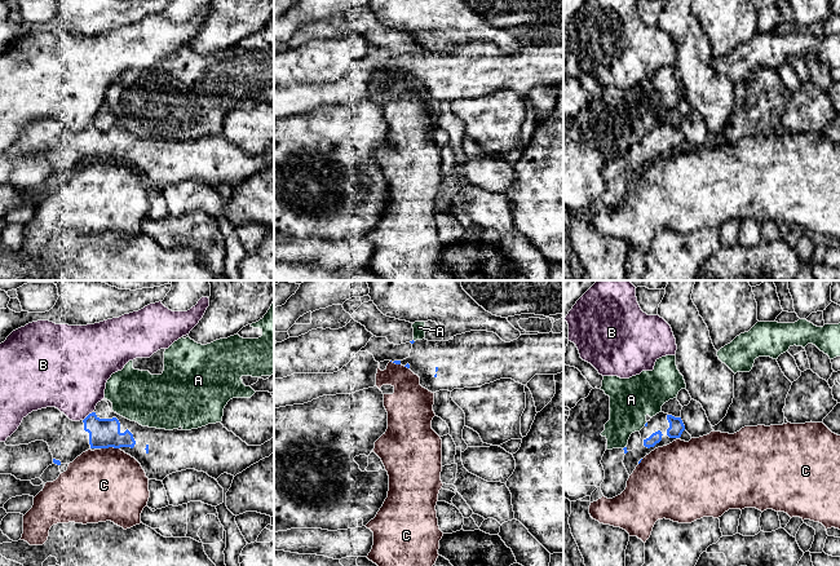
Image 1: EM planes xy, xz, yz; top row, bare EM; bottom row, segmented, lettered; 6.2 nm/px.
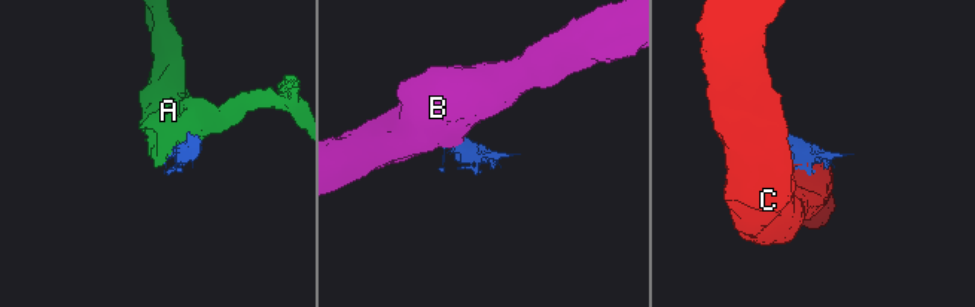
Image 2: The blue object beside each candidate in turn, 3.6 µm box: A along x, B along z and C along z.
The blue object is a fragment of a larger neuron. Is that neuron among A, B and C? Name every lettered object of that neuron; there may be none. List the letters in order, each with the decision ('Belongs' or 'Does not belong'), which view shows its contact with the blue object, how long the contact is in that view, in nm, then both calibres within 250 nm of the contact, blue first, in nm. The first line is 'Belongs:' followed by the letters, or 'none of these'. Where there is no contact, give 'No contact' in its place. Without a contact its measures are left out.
Belongs: none of these
A: Does not belong. Touches blue in yz. Shared border 40 nm. Thickness 20 nm (blue) against 280 nm
B: Does not belong. Touches blue in xy. Shared border 90 nm. Thickness 190 nm (blue) against 420 nm
C: Does not belong. Touches blue in xy. Shared border 120 nm. Thickness 190 nm (blue) against 440 nm

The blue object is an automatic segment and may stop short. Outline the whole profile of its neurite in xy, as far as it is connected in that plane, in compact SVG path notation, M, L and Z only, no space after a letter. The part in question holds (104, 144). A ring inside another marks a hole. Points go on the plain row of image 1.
M56 118L28 124L18 140L6 149L5 155L19 156L35 151L48 154L53 173L57 176L70 174L90 159L120 159L141 174L149 190L156 191L163 191L167 186L186 180L204 182L215 190L224 183L235 187L274 163L274 147L261 156L248 156L221 133L191 141L165 141L142 137L115 123L110 123L107 129L100 129L96 123L92 123L84 131L72 132Z

